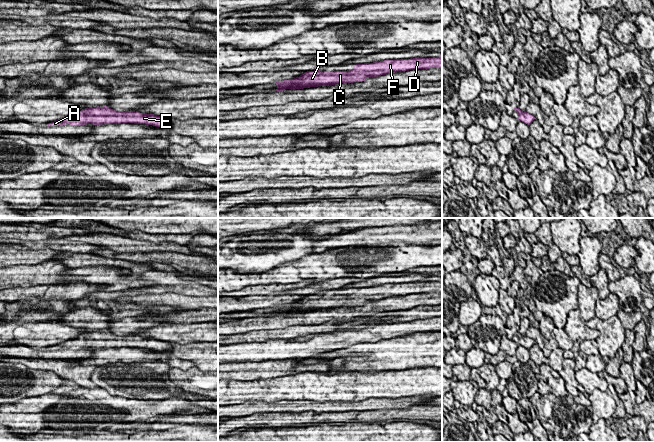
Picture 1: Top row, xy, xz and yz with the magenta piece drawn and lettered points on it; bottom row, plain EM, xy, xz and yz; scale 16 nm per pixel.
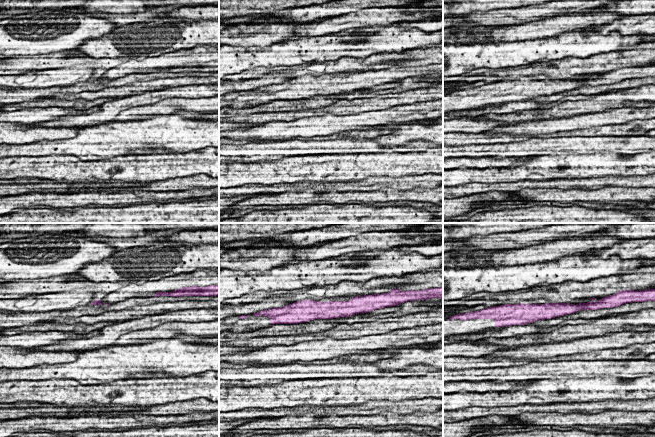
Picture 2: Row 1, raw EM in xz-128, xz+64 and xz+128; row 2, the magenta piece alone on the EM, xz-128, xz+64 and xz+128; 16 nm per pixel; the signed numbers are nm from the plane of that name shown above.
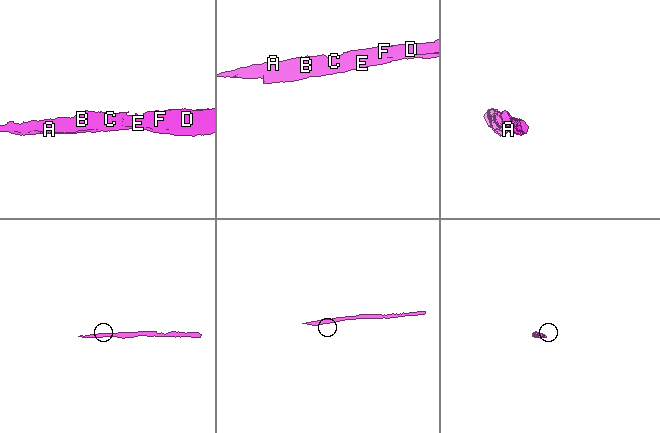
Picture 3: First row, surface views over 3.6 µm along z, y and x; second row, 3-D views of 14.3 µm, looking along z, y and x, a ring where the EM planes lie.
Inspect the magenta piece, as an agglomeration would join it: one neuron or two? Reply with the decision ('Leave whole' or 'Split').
Leave whole

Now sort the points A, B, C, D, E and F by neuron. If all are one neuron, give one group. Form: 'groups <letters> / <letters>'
groups A B C D E F

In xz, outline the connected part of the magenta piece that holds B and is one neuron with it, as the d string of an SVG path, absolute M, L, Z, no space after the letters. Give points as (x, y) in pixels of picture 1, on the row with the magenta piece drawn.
M442 55L433 58L411 58L384 60L380 62L356 64L349 71L307 71L294 79L275 82L278 87L275 91L285 89L303 89L318 86L329 86L342 83L365 81L367 77L378 77L395 72L409 70L442 68Z

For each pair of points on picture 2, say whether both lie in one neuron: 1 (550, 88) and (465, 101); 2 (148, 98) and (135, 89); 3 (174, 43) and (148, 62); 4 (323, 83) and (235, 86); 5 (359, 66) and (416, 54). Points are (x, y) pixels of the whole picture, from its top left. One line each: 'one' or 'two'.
1: one
2: two
3: two
4: two
5: one

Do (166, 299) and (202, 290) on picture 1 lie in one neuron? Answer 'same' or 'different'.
different

